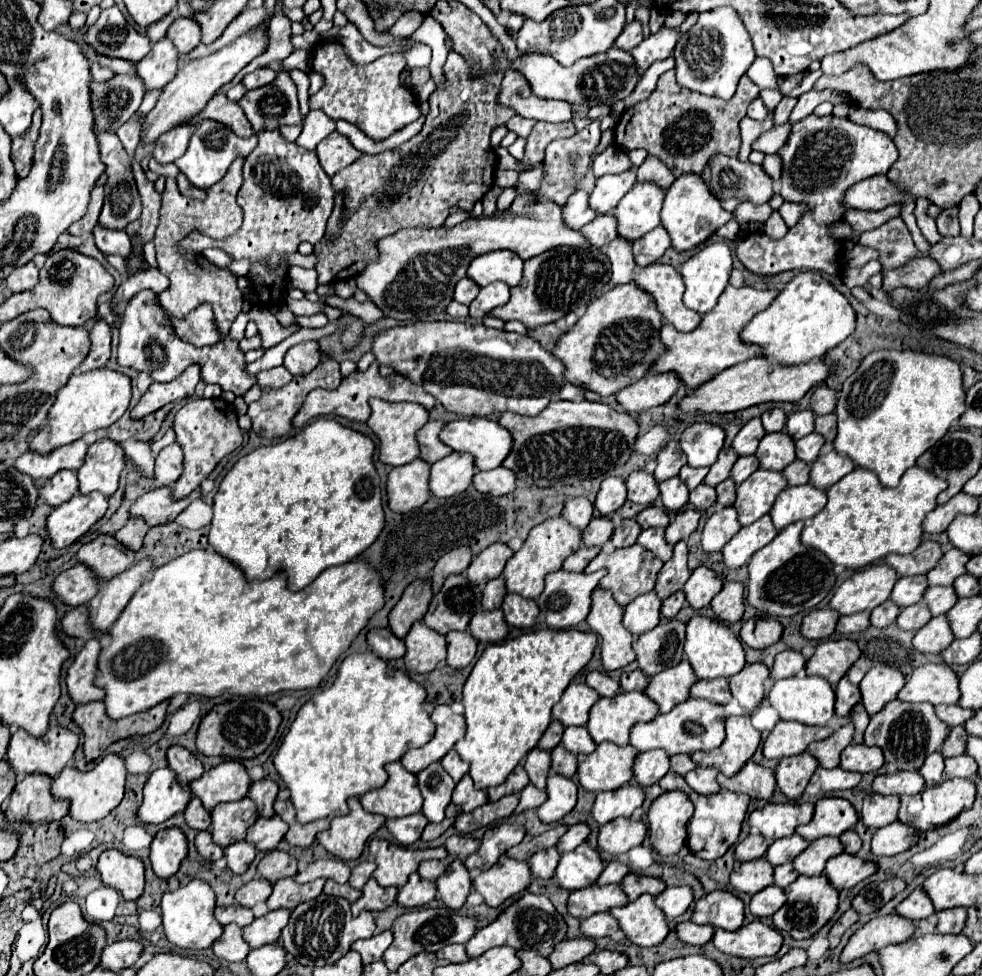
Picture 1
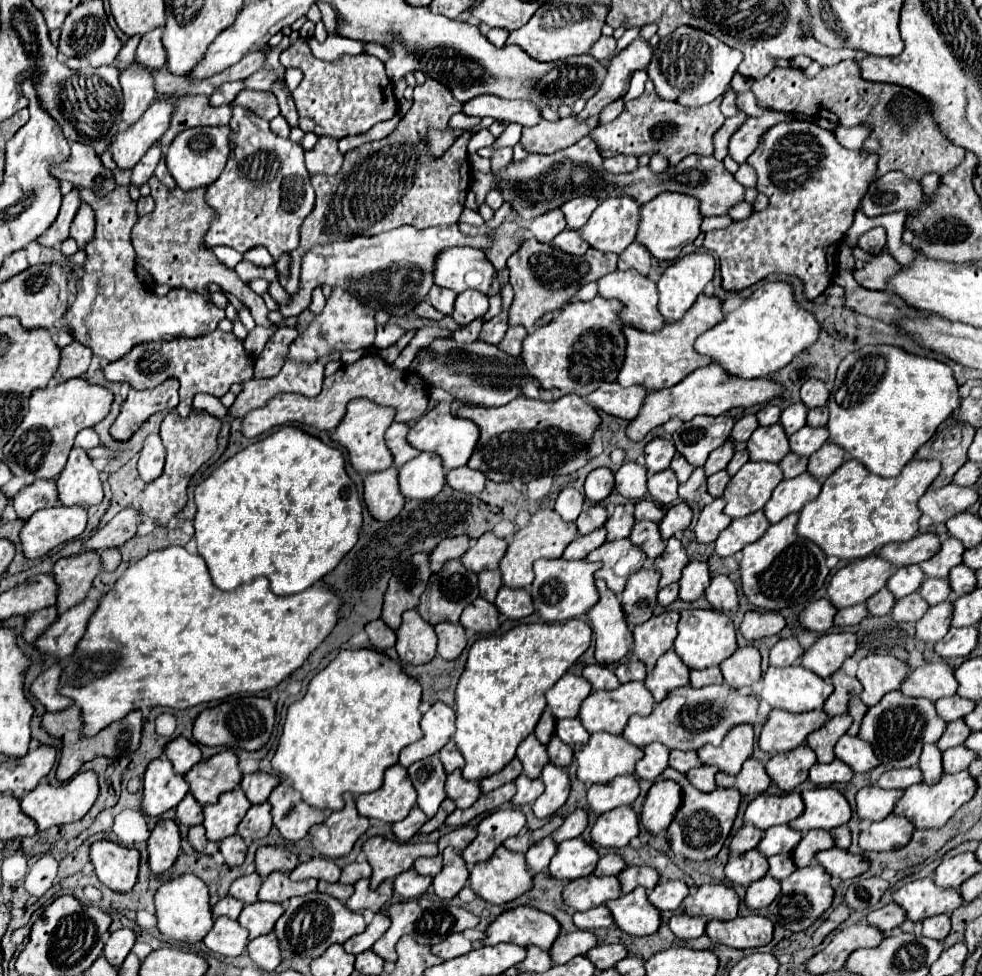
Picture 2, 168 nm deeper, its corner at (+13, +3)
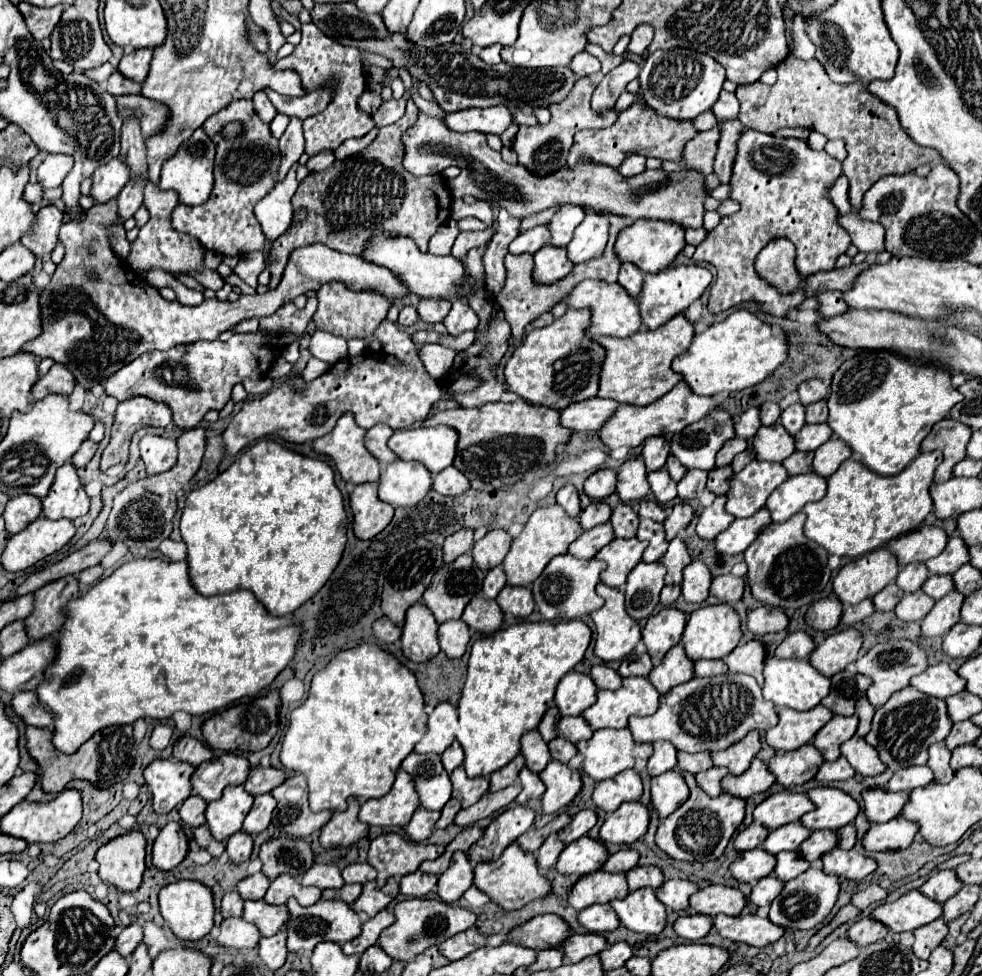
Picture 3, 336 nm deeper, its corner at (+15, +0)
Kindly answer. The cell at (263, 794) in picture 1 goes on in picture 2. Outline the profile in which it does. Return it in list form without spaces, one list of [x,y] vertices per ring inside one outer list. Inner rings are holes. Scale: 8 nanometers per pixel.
[[[257,771],[257,773],[251,773],[251,775],[243,775],[241,789],[245,791],[247,799],[255,805],[255,803],[267,801],[269,793],[279,785],[279,781],[281,781],[281,779],[279,779],[277,775]]]

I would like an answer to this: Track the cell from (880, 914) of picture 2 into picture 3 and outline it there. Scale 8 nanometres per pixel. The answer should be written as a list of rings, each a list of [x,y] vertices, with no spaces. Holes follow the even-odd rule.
[[[865,916],[849,928],[847,938],[857,942],[859,946],[867,946],[873,942],[881,942],[887,936],[887,932],[889,928],[885,928],[885,924],[881,924],[879,920],[873,920],[871,916]]]

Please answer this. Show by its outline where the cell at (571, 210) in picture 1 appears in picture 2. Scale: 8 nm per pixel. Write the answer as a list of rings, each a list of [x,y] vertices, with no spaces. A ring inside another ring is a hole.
[[[553,209],[551,213],[543,213],[539,217],[535,217],[527,231],[539,241],[539,243],[549,243],[555,235],[559,235],[565,229],[563,225],[563,213],[561,209]]]

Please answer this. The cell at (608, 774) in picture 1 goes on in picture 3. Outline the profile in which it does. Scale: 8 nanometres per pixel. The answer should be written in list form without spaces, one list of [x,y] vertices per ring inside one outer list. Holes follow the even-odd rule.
[[[627,728],[623,730],[597,730],[583,746],[583,772],[595,782],[613,778],[629,770],[637,760],[647,760],[653,752],[651,744],[637,744]]]

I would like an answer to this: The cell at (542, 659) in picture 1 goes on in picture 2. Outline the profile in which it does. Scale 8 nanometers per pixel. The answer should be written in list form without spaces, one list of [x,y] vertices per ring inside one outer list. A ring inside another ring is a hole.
[[[569,619],[565,623],[521,623],[503,635],[481,637],[471,645],[465,673],[457,685],[457,733],[453,735],[465,757],[463,777],[467,781],[481,781],[499,773],[515,757],[519,743],[531,735],[547,705],[545,691],[549,691],[587,651],[591,635],[593,631],[587,623],[581,619]]]

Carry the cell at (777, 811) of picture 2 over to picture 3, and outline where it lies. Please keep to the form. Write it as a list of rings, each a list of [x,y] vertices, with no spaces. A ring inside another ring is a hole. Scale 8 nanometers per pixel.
[[[783,790],[783,792],[771,794],[761,804],[757,804],[753,810],[753,820],[765,826],[767,830],[775,830],[783,824],[801,820],[801,816],[813,808],[815,808],[813,802],[809,802],[805,794]]]

